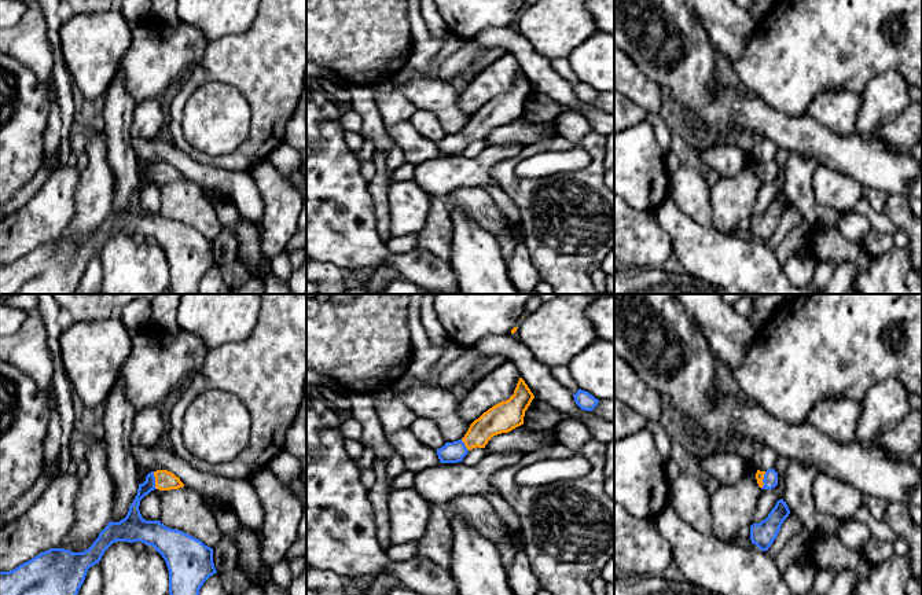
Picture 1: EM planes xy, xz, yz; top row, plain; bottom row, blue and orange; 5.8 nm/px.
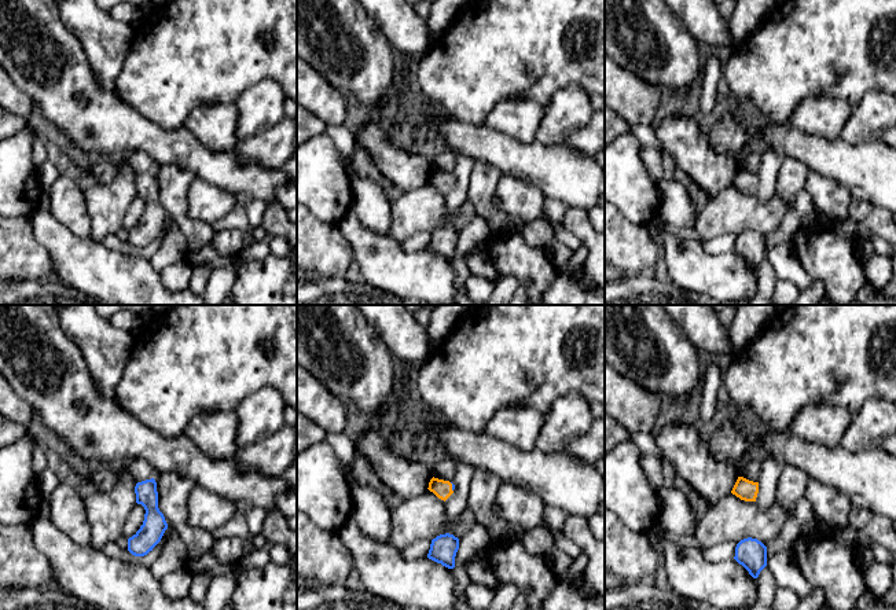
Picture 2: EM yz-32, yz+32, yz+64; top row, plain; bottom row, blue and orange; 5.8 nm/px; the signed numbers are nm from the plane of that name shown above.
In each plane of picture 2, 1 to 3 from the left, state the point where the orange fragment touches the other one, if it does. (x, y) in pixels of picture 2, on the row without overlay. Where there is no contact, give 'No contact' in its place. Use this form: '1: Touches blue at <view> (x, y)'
1: No contact
2: Touches blue at yz+32 (452, 179)
3: No contact

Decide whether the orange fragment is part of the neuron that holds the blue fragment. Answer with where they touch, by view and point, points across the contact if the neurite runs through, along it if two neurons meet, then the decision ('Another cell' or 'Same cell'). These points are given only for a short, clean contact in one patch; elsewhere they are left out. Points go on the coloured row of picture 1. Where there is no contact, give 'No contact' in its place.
Touches blue at xy (154, 480). Path across: xy (133, 517), (138, 498), (154, 480), (165, 480). Same cell

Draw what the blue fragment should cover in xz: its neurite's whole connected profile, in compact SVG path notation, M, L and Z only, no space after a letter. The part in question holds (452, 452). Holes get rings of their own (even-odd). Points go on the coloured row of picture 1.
M519 378L514 394L508 400L493 405L475 419L462 440L445 442L437 449L440 462L462 462L470 449L485 448L493 436L508 433L524 425L525 411L533 398L535 396L525 381Z

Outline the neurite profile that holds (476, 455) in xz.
M478 447L473 448L463 458L462 463L464 466L475 466L485 458L486 453L488 453L488 451L485 448L478 448Z

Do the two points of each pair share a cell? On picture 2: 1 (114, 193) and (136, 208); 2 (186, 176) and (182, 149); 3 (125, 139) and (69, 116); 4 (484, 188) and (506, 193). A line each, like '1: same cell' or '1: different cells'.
1: different cells
2: different cells
3: same cell
4: different cells

